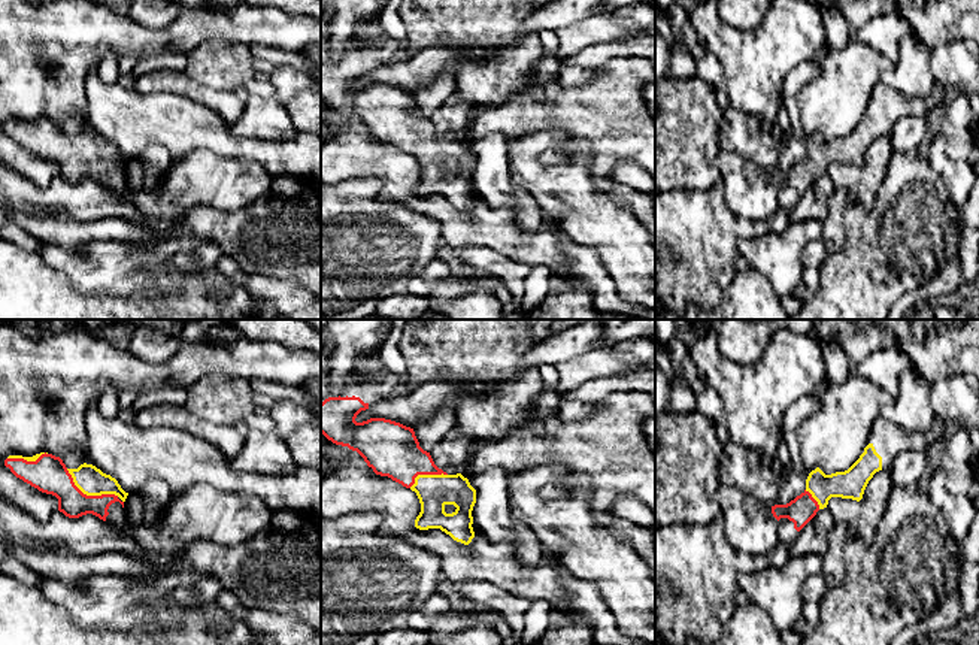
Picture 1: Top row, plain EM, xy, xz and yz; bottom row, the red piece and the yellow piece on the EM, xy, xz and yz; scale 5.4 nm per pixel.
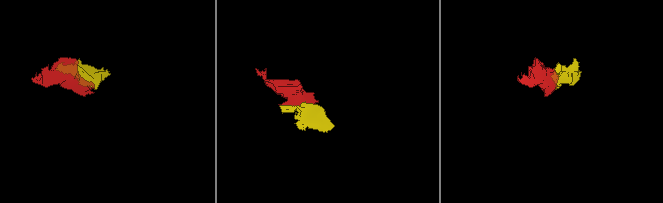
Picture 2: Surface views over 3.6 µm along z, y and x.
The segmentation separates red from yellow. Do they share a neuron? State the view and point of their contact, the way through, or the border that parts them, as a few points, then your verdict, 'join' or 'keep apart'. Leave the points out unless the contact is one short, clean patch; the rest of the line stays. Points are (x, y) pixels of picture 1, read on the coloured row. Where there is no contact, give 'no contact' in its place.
contact xy (90, 496); join

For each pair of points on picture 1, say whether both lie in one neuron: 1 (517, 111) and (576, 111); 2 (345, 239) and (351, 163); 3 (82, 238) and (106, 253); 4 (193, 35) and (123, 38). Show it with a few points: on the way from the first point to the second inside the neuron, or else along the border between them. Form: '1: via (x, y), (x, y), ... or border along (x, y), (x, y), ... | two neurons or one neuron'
1: via (532, 111), (561, 111) | one neuron
2: border along (382, 184), (373, 179), (346, 179), (336, 185) | two neurons
3: border along (126, 242), (93, 241), (78, 250), (55, 245) | two neurons
4: border along (127, 15), (146, 29) | two neurons

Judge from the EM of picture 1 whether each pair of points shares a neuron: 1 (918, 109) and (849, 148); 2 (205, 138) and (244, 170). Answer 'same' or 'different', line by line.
1: same
2: different

